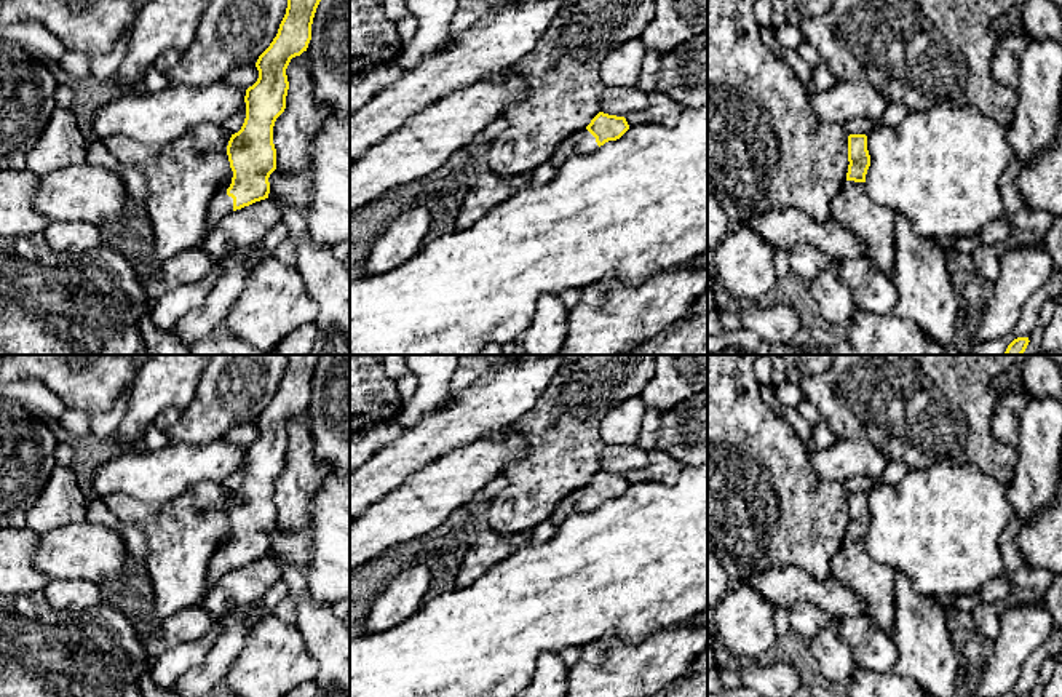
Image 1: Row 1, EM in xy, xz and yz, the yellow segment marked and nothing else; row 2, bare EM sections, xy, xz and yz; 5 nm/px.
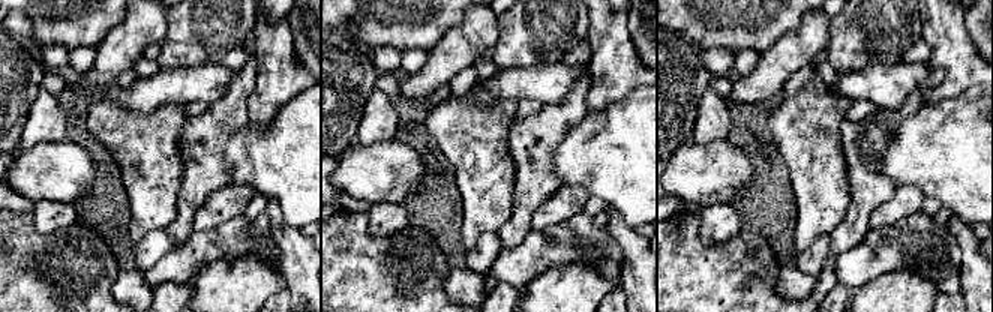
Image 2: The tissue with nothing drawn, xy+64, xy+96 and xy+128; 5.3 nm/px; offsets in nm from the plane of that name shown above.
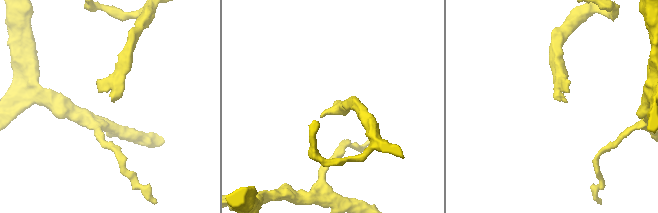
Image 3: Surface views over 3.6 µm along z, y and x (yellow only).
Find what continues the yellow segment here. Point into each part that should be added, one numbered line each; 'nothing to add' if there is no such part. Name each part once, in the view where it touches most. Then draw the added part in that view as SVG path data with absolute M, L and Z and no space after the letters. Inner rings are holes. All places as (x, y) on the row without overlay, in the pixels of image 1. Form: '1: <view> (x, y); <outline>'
1: xy (221, 563); M232 537L225 540L209 561L206 580L208 590L216 585L227 572L233 571L233 556L227 553ZM206 590L206 593L208 593Z

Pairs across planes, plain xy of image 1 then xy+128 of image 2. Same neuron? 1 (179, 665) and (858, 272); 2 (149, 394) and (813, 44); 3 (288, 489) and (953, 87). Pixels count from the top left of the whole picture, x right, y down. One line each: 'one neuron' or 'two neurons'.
1: one neuron
2: one neuron
3: one neuron

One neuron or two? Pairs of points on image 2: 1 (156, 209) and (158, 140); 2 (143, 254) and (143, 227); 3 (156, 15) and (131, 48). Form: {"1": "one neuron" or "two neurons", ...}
{"1": "one neuron", "2": "two neurons", "3": "one neuron"}

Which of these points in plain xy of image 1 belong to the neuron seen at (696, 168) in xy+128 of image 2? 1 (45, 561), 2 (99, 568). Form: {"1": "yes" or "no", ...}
{"1": "yes", "2": "yes"}

